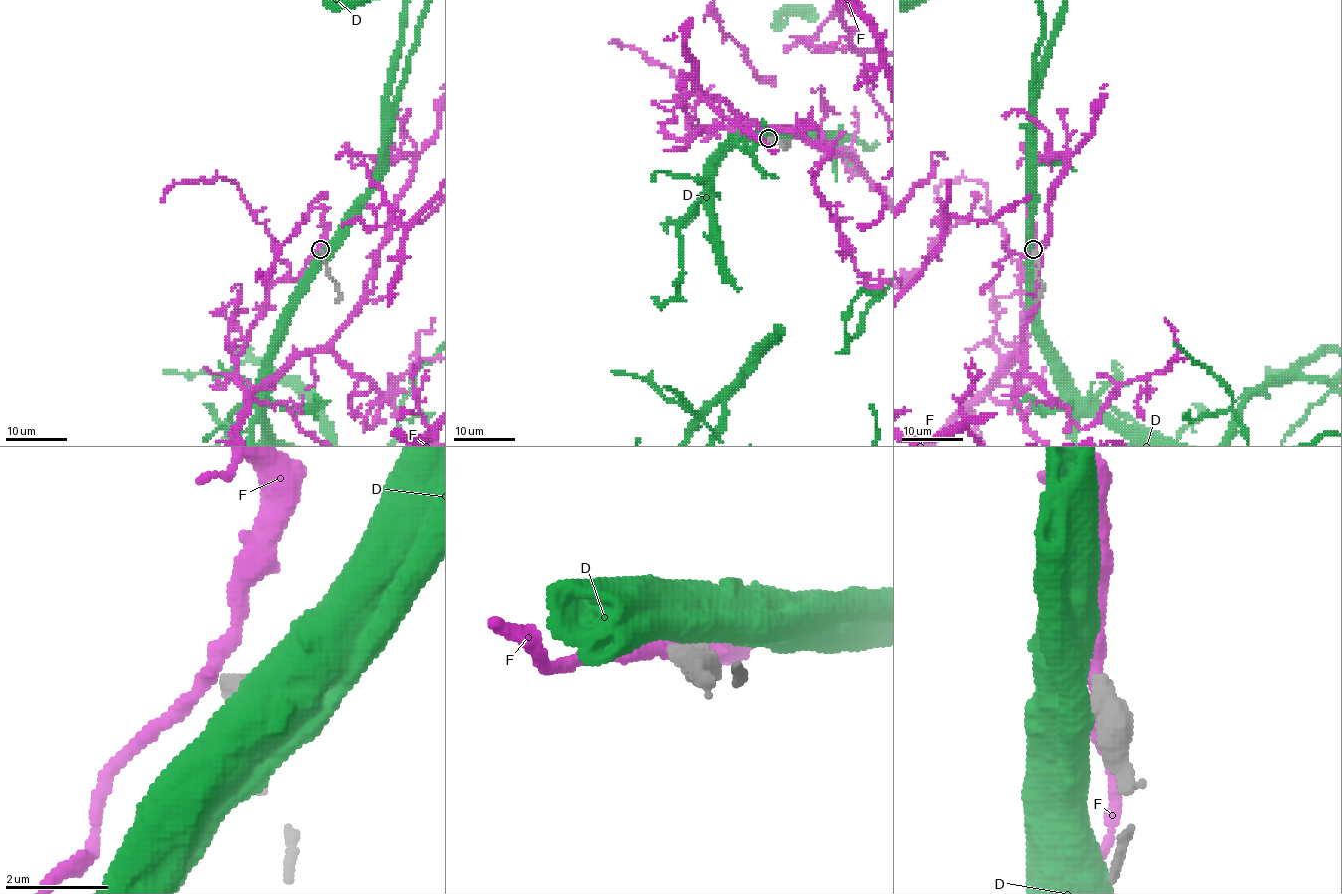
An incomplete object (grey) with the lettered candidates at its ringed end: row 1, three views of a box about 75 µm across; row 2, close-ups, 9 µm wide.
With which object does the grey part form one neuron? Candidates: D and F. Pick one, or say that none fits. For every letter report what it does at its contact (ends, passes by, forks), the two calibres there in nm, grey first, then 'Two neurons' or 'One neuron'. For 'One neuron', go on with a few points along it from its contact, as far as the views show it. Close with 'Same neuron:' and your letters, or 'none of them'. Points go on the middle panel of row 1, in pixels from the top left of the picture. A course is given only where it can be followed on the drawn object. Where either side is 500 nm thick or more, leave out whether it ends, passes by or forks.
D: Thickness 650 nm (grey) against 850 nm. Two neurons
F: It passes by. Thickness 480 nm (grey) against 320 nm. Two neurons
Same neuron: none of them

